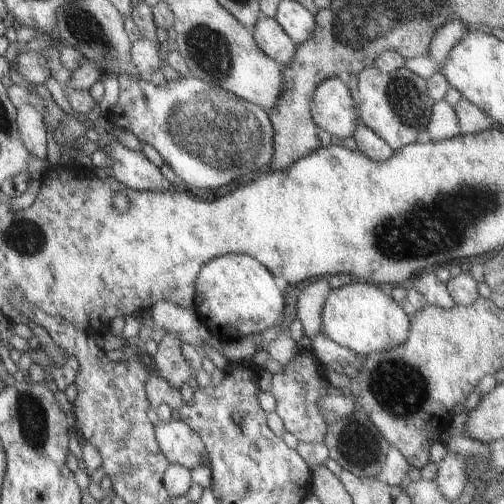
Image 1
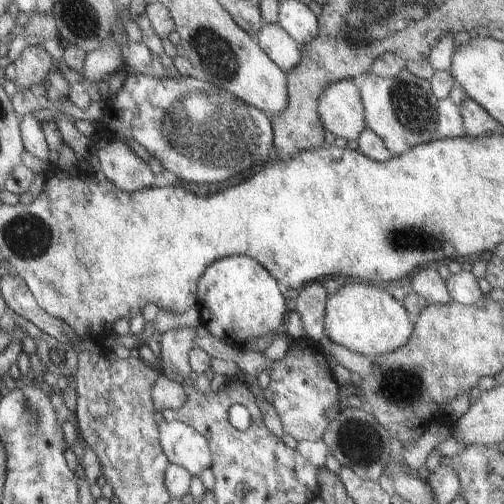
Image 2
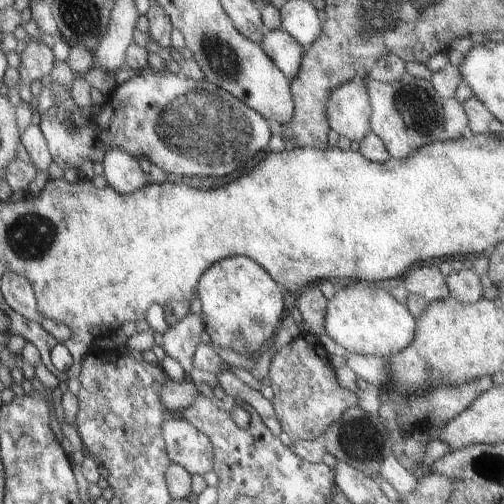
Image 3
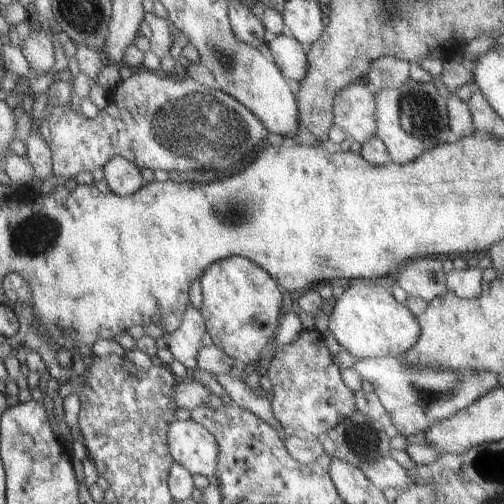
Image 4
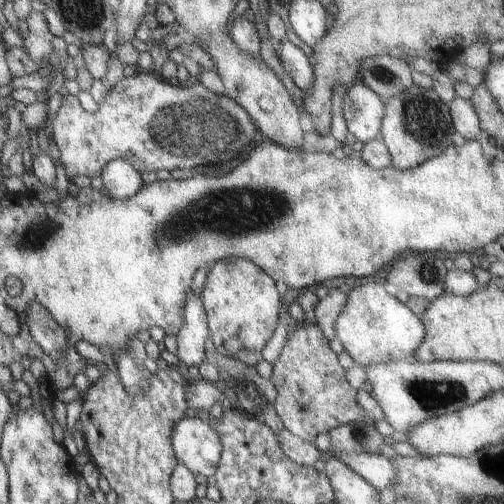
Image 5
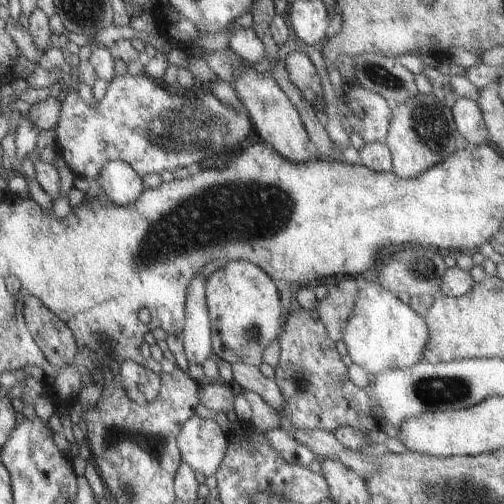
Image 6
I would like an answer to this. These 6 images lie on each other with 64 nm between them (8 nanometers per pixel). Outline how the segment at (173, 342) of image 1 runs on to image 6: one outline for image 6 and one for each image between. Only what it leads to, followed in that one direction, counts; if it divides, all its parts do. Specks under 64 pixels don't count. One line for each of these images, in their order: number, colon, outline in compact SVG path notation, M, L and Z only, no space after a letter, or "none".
2: M183 326L183 328L171 328L161 334L159 340L159 360L161 368L163 364L173 366L183 380L189 376L191 366L189 366L189 352L195 348L193 344L195 338L195 328Z
3: M187 314L187 316L181 318L181 322L167 328L165 334L163 334L161 348L165 350L165 356L179 362L181 368L185 370L185 374L191 374L191 370L193 370L191 358L193 358L197 346L201 344L199 342L201 330L205 330L201 316Z
4: M187 306L183 312L183 320L177 326L175 332L165 332L163 334L163 342L165 342L165 350L169 350L169 354L173 356L175 362L179 362L185 370L195 370L195 356L199 352L201 338L203 334L207 334L205 324L201 320L201 310Z
5: M189 292L183 308L183 324L175 334L175 346L171 350L177 356L177 360L183 362L187 368L191 366L199 368L203 360L207 336L209 332L207 332L205 312L201 306L201 296Z
6: M195 276L187 286L187 298L185 298L185 320L183 330L179 332L177 340L183 344L183 352L189 364L203 364L211 350L211 330L209 330L209 318L207 318L207 306L205 306L205 286L207 278Z

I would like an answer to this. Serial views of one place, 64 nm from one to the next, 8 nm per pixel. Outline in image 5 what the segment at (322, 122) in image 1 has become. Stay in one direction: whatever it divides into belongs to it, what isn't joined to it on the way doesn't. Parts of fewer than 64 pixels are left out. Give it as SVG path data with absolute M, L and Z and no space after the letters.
M353 82L347 88L343 88L341 106L349 140L367 144L379 138L383 100L375 92L371 92L361 82Z

